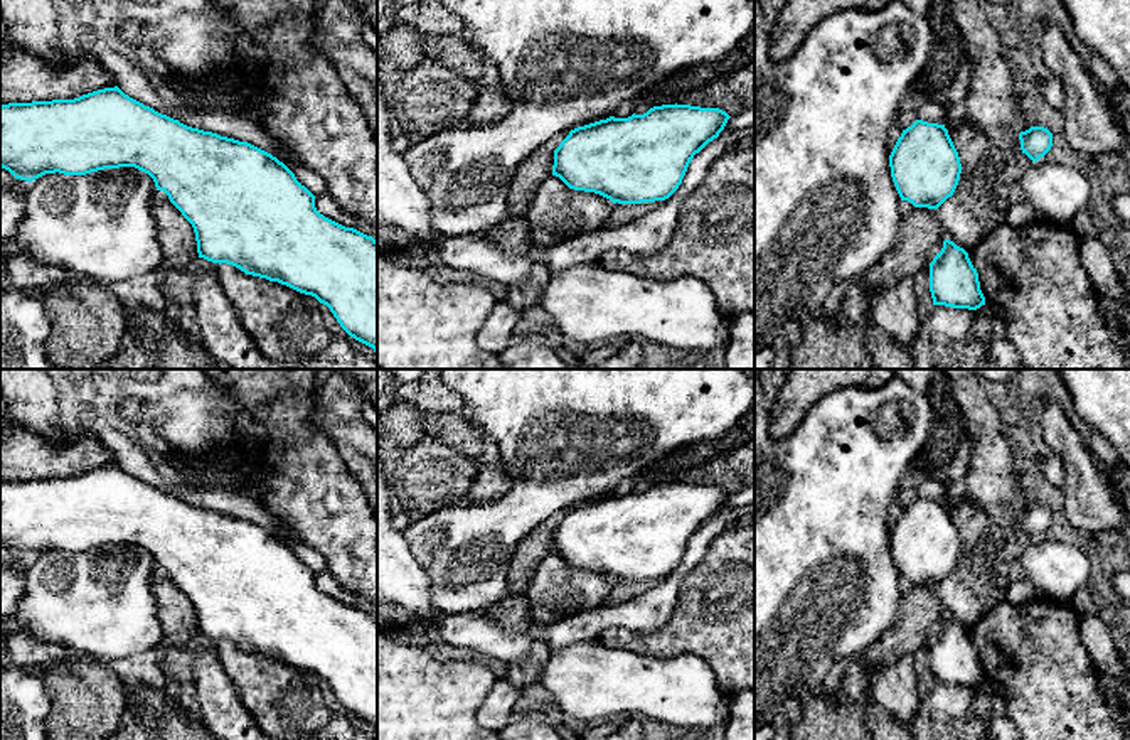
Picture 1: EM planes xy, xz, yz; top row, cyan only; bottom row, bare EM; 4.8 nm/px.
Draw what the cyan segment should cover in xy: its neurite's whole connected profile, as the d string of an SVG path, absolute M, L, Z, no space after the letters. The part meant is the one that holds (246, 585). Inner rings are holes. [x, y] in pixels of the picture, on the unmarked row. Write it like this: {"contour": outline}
{"contour": "M118 464L98 467L83 472L74 477L52 477L52 479L32 479L32 480L8 480L0 484L0 544L8 548L15 556L32 560L45 551L64 551L64 553L86 553L104 546L135 544L148 551L157 568L163 568L170 580L182 590L182 593L192 602L197 619L199 635L212 641L227 641L246 652L278 659L300 671L315 674L320 681L327 683L340 705L355 718L369 723L377 732L377 619L354 605L345 605L323 592L315 585L315 573L301 563L295 551L271 531L234 516L221 514L212 509L187 504L179 497L155 489L150 484L130 475Z"}

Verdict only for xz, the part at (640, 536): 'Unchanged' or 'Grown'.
Unchanged

